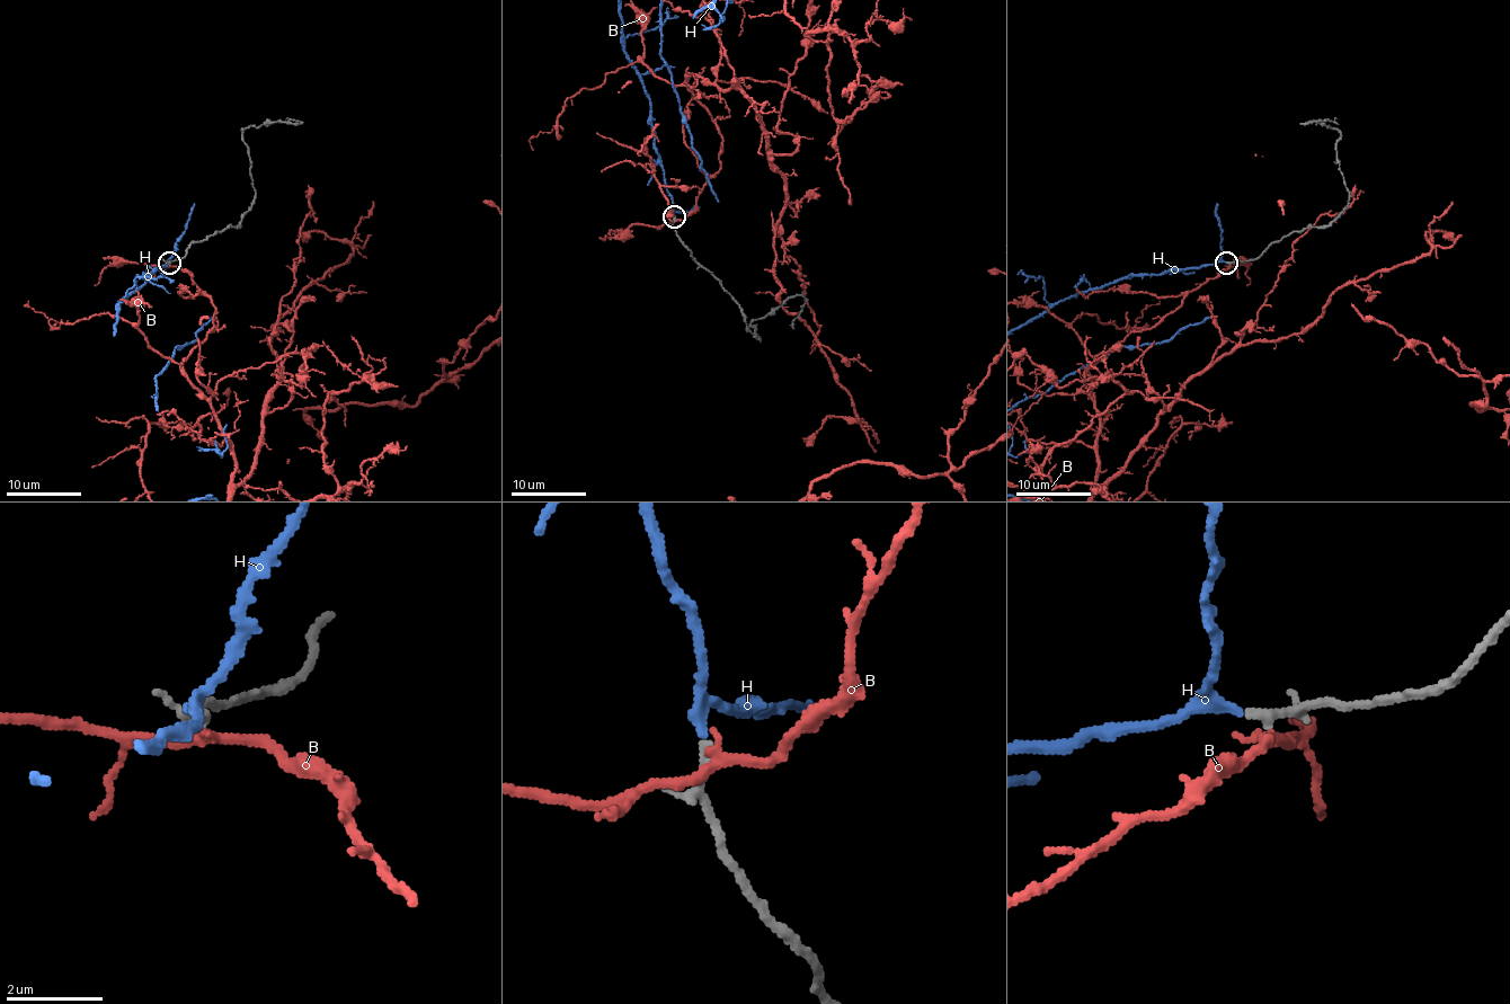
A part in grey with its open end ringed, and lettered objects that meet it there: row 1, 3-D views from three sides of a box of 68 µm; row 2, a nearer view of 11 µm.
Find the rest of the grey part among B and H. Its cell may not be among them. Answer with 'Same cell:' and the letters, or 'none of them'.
Same cell: H

